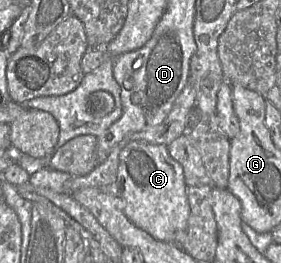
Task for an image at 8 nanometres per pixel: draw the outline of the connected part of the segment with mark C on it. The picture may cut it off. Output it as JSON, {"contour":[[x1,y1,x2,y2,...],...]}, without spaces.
{"contour":[[142,141,127,143,119,154,117,182,125,201,124,213,137,227,155,239,182,246,185,241,190,206,183,167,162,144]]}

